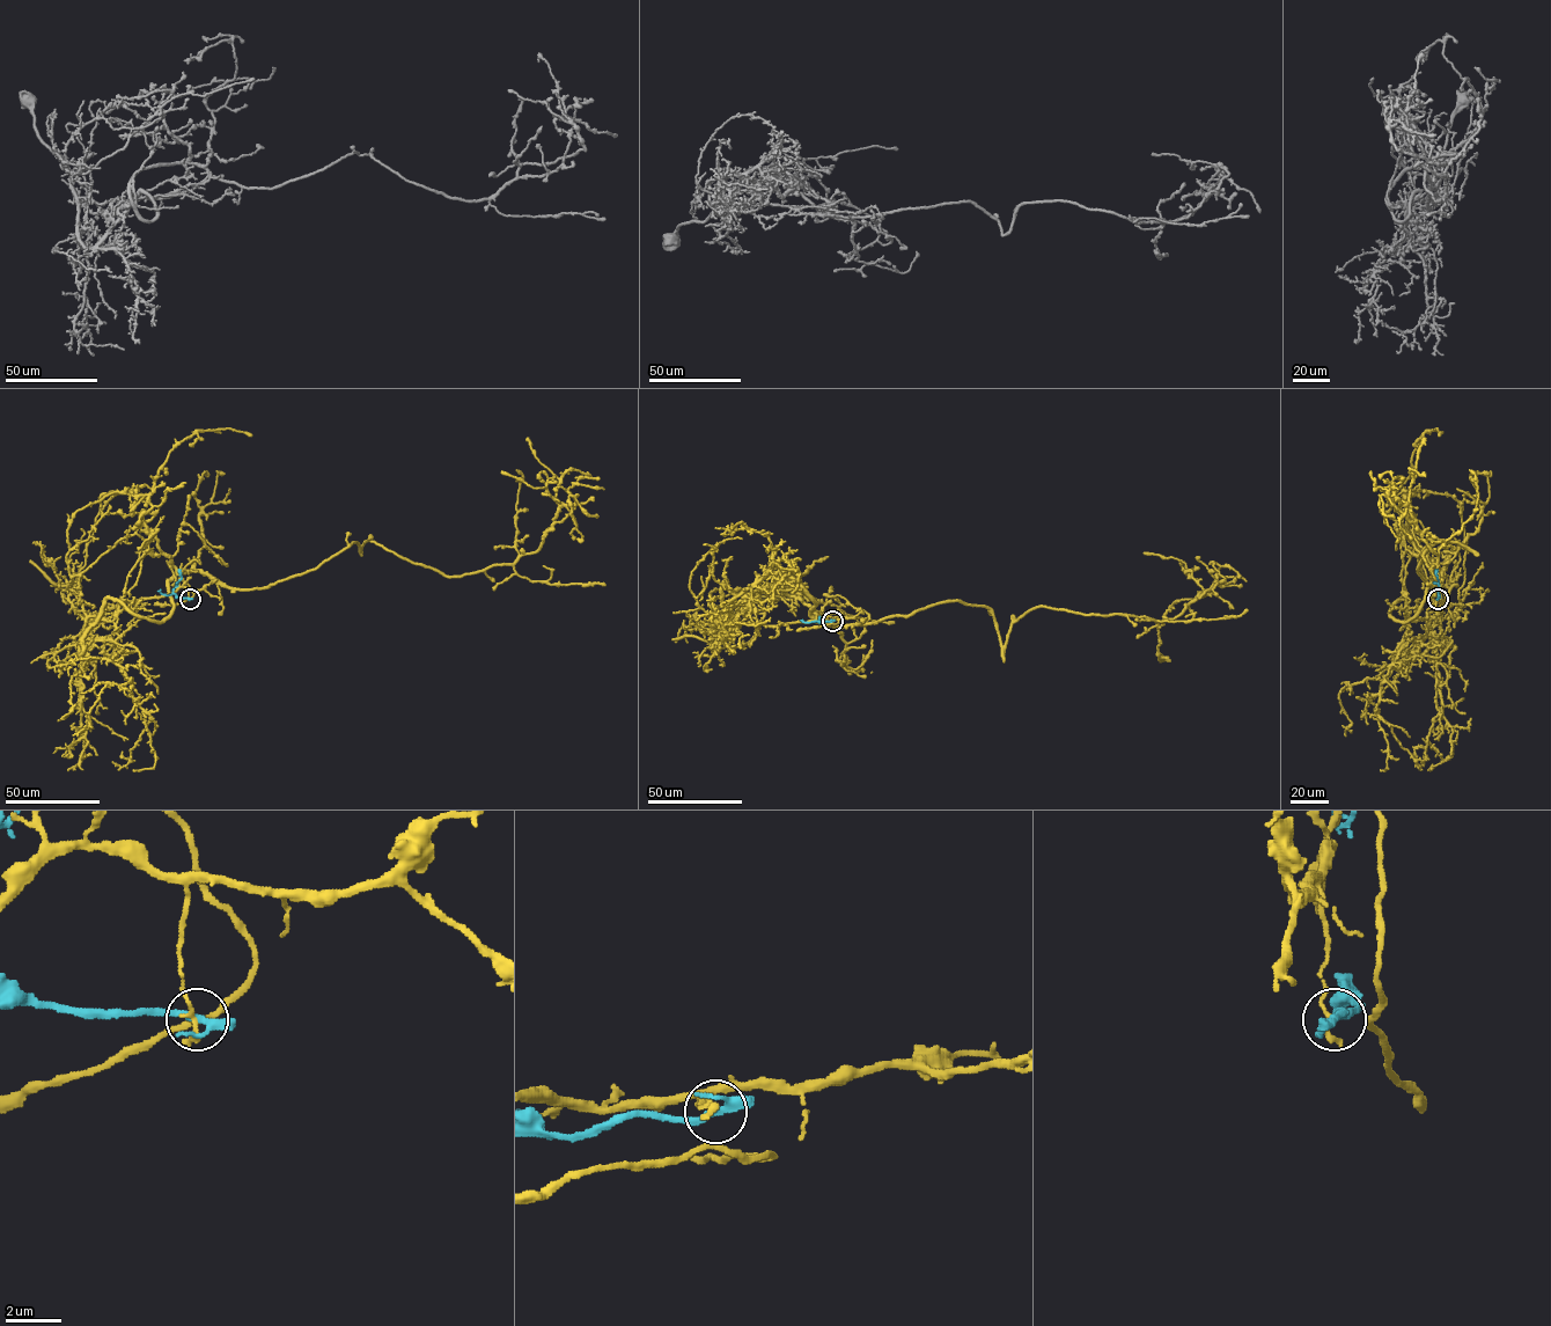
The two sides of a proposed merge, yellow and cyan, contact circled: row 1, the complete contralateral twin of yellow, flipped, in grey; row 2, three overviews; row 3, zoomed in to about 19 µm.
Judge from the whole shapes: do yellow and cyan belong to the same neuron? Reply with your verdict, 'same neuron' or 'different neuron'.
different neuron

